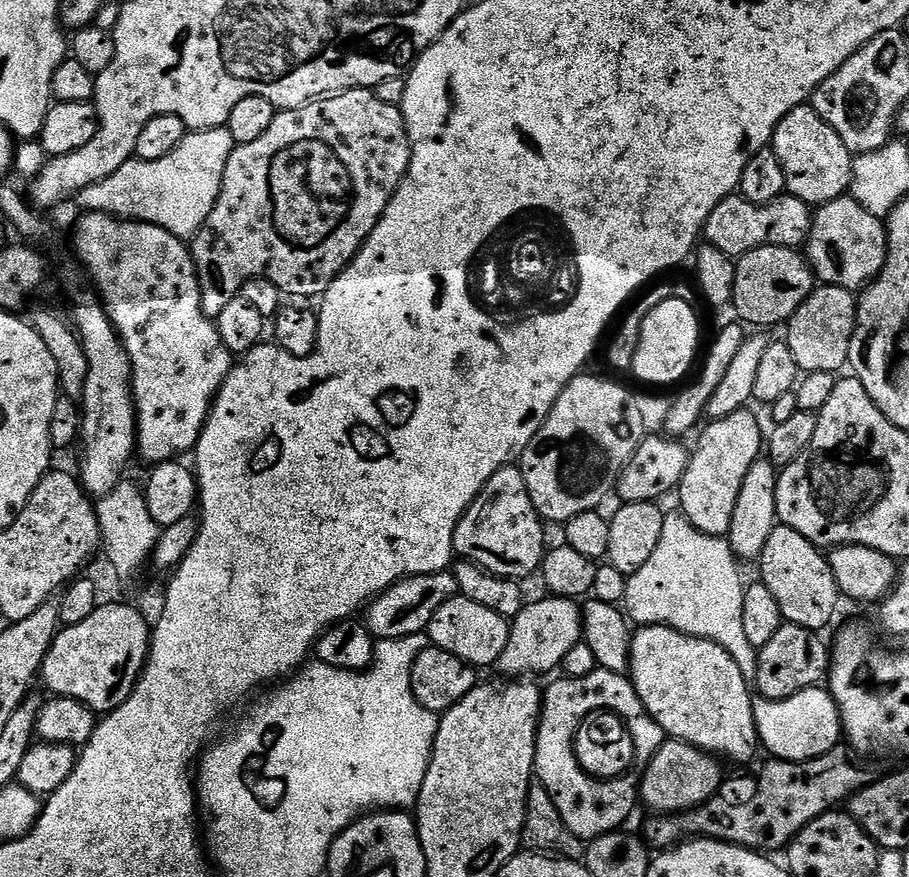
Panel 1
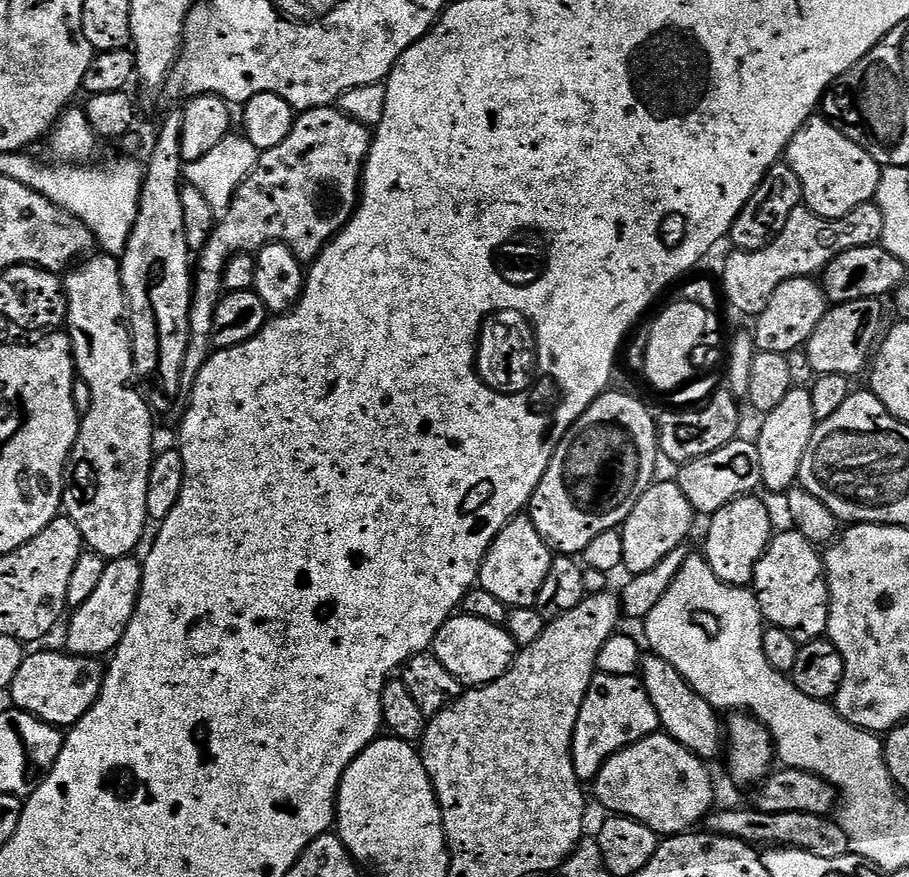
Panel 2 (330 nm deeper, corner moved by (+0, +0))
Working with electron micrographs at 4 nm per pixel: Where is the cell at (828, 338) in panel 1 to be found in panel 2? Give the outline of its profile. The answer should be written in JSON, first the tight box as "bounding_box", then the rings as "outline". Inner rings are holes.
{"bounding_box":[806,299,884,378],"outline":[[[879,299],[851,300],[845,304],[832,304],[829,307],[822,322],[818,322],[816,329],[810,334],[806,345],[810,366],[816,376],[842,374],[856,378],[863,368],[865,371],[882,332],[880,319],[883,318],[884,312],[880,309],[880,304]]]}

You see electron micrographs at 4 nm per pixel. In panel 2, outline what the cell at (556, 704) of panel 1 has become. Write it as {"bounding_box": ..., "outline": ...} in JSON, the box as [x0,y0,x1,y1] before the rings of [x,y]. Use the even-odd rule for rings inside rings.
{"bounding_box":[572,676,661,782],"outline":[[[593,676],[578,714],[572,739],[572,761],[581,782],[595,781],[600,767],[616,752],[636,744],[644,736],[655,736],[661,731],[658,710],[650,702],[644,683],[635,676]]]}

